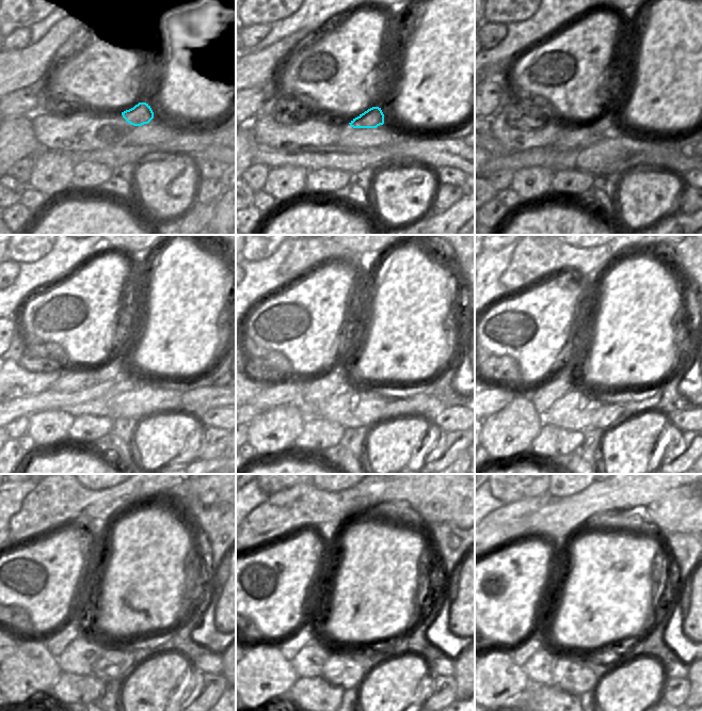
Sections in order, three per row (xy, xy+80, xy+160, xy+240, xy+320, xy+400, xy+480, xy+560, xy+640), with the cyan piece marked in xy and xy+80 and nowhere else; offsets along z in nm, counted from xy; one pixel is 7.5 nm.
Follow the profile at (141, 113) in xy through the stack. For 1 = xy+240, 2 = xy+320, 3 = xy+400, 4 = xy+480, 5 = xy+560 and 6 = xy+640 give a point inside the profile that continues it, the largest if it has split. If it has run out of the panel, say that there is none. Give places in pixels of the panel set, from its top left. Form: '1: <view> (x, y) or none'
1: xy+240 (113, 369)
2: xy+320 (318, 389)
3: xy+400 (543, 396)
4: xy+480 (57, 643)
5: xy+560 (289, 647)
6: xy+640 (535, 642)

